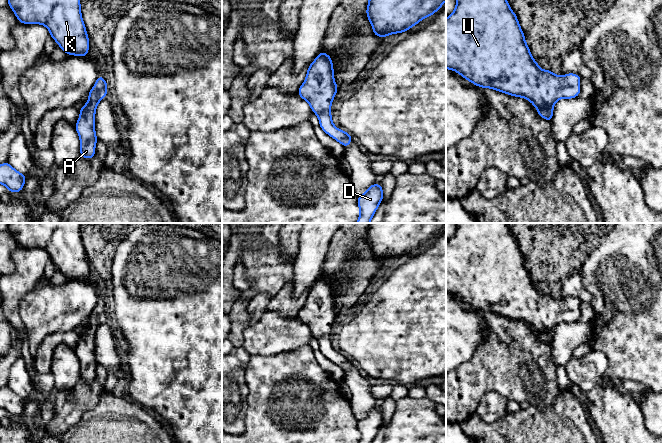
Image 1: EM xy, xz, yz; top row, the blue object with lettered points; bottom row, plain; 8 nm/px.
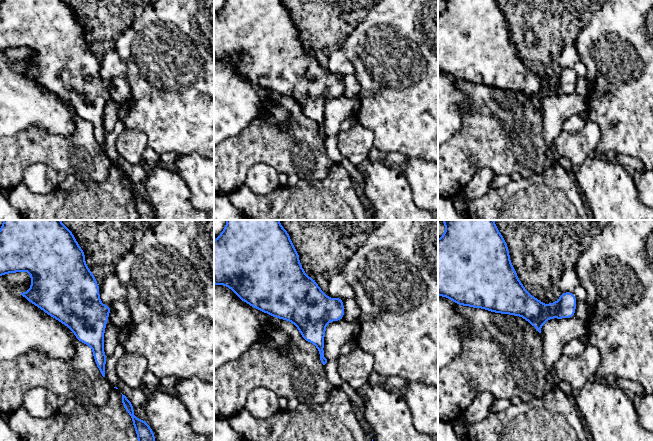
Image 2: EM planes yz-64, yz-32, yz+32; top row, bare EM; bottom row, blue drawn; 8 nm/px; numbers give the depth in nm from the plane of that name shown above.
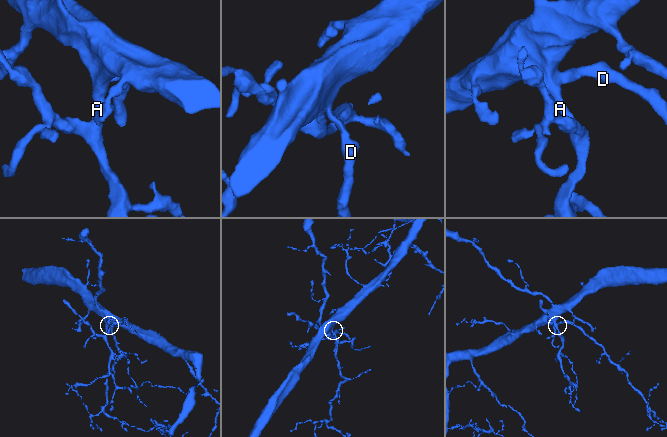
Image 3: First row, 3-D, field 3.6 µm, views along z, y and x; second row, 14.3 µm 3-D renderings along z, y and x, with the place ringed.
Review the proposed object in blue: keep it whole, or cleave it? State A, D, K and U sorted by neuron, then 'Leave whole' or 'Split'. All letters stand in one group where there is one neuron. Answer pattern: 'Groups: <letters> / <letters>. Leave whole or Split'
Groups: A D K U. Leave whole

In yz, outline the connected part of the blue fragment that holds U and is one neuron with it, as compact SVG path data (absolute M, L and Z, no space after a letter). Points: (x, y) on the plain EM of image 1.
M456 223L456 226L455 234L446 243L446 293L458 296L481 312L528 323L538 333L539 341L550 347L554 328L561 321L579 320L580 299L557 300L551 294L540 293L506 223Z

